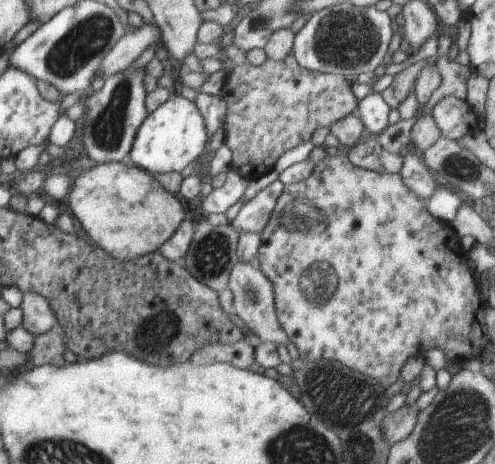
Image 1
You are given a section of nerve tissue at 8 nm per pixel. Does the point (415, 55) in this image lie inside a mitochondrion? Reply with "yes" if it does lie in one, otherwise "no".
no

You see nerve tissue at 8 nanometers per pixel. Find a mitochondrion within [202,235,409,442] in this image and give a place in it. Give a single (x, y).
(316, 284)

